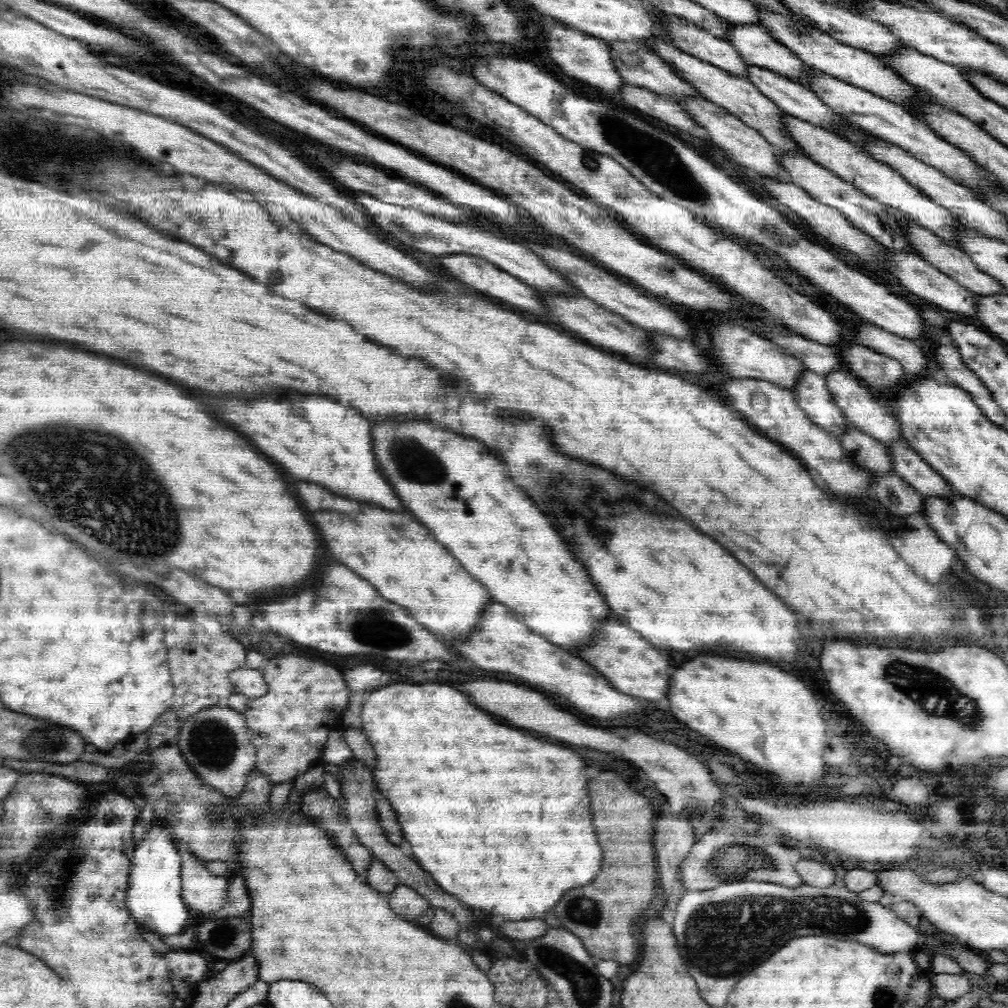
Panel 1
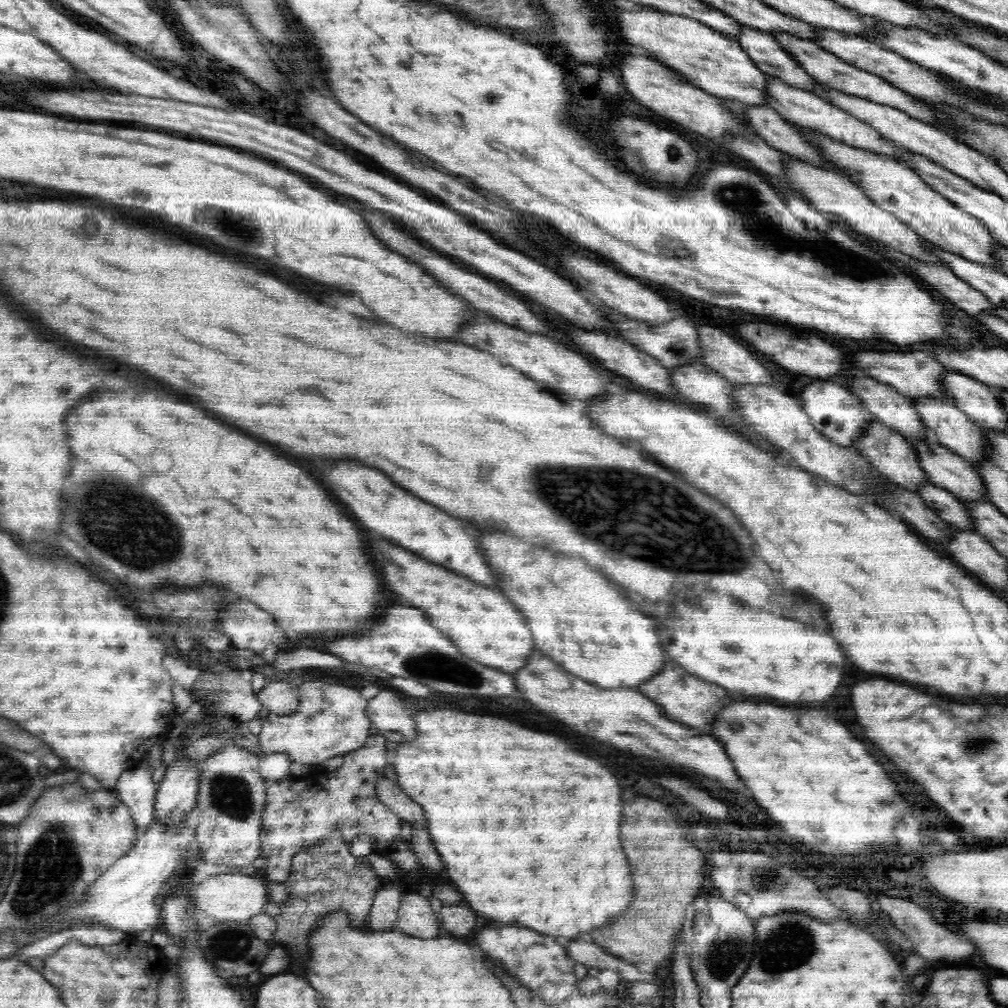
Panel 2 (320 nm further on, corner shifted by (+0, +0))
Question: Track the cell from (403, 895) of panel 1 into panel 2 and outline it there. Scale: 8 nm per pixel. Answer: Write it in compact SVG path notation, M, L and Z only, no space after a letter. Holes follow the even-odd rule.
M418 892L403 896L394 930L414 938L428 940L438 937L439 928L441 925L438 915L432 909L428 898Z

